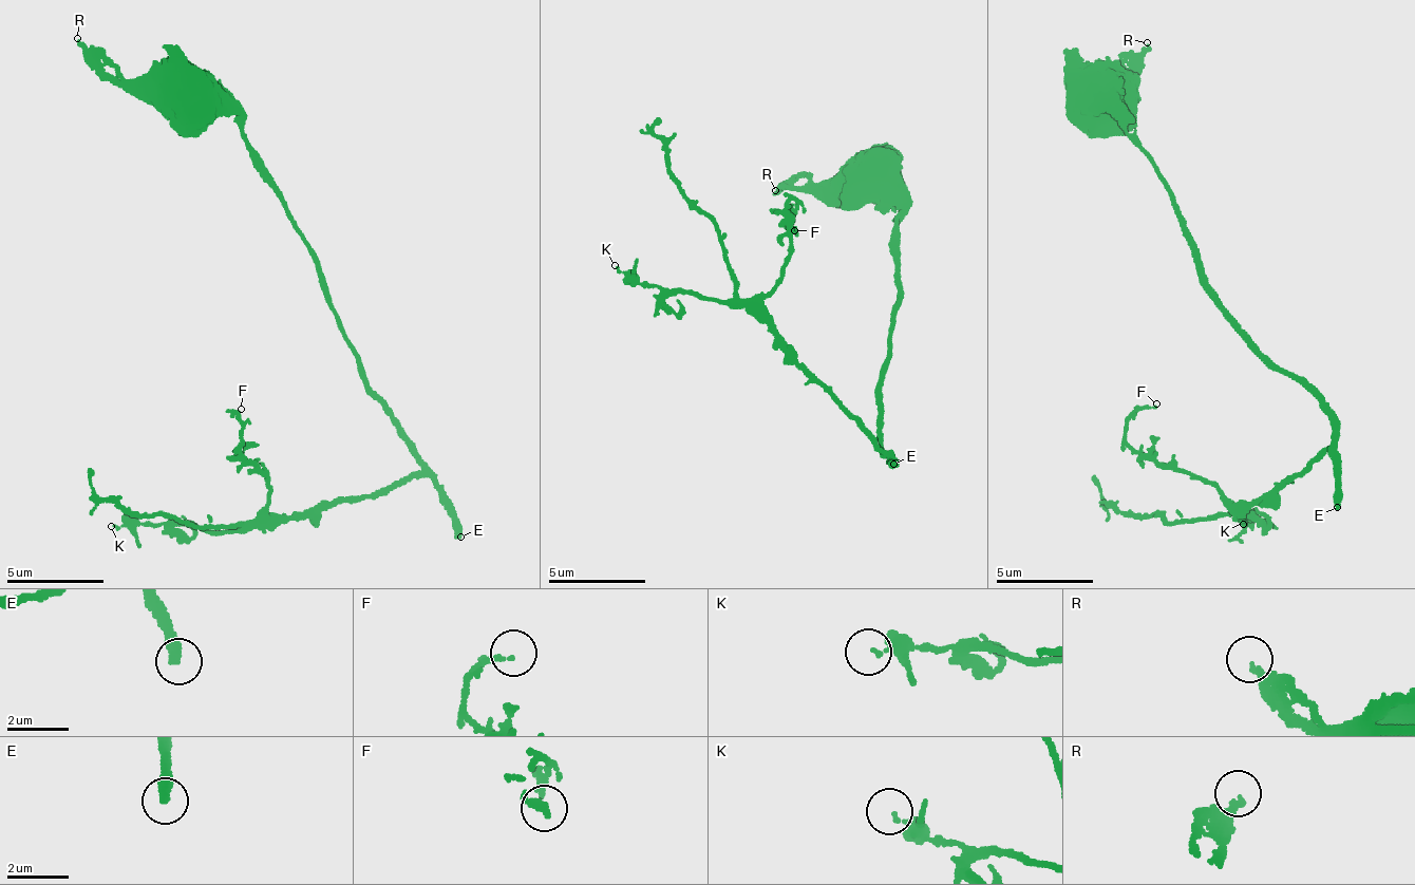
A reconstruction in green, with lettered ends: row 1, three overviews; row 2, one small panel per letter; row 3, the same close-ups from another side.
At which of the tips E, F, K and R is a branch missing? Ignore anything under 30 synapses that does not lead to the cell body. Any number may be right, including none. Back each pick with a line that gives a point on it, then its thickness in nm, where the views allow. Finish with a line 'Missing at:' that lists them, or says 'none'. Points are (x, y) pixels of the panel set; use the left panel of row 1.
E: (460, 537) | 360 nm
Missing at: E

